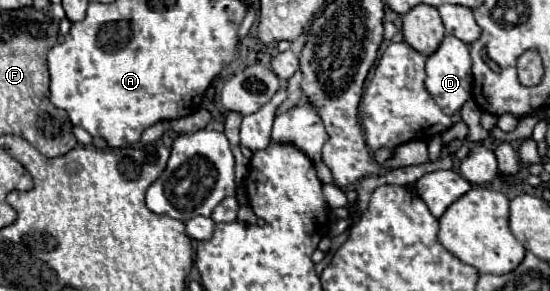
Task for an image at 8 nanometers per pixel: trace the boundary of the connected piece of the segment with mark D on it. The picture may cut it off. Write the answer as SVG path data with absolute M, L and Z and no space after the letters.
M446 36L440 48L426 60L426 74L428 74L426 88L430 96L436 100L436 104L442 108L442 112L446 112L448 116L456 114L462 108L462 104L470 100L472 96L472 68L470 66L472 66L472 60L470 60L468 46L454 36Z

